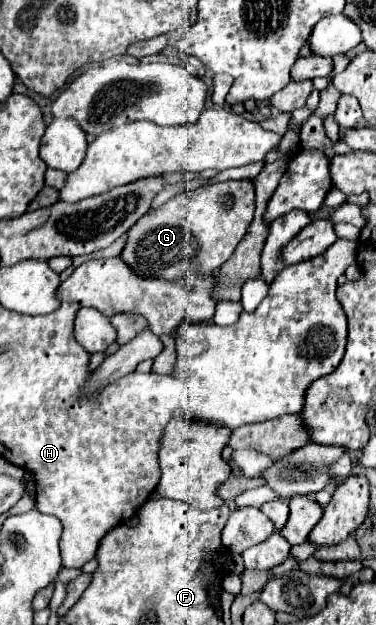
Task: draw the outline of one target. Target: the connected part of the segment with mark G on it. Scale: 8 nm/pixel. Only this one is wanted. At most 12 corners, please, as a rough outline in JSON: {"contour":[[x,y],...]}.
{"contour":[[250,180],[182,192],[126,232],[140,278],[212,276],[254,216]]}

